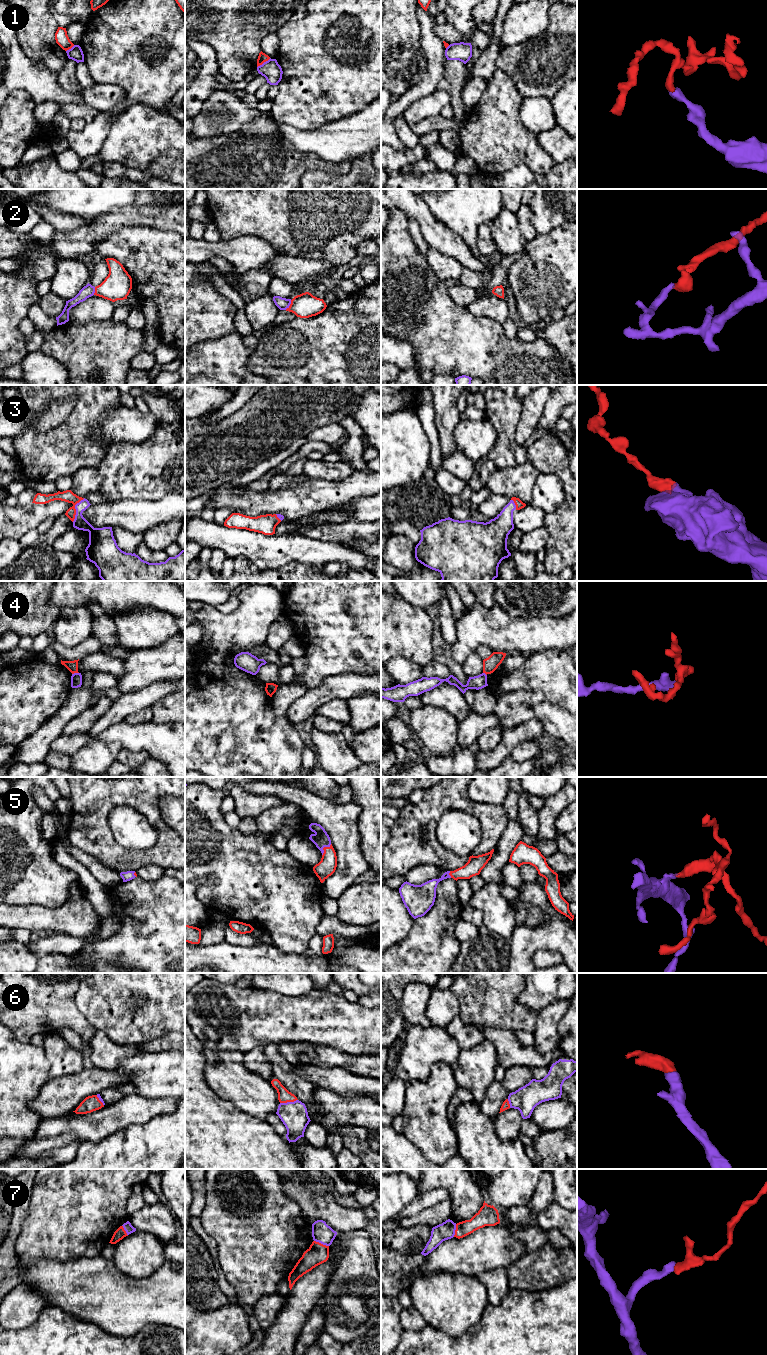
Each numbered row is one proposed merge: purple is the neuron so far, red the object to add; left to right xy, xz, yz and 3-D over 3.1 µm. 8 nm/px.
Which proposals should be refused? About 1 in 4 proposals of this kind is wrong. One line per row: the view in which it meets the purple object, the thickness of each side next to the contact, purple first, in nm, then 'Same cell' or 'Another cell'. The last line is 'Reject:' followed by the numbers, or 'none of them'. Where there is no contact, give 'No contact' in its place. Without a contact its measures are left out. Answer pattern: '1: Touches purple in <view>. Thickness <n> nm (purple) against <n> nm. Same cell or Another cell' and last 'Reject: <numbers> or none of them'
1: Touches purple in xz. Thickness 160 nm (purple) against 70 nm. Another cell
2: Touches purple in xz. Thickness 100 nm (purple) against 200 nm. Same cell
3: Touches purple in xy. Thickness 110 nm (purple) against 100 nm. Same cell
4: Touches purple in xy. Thickness 100 nm (purple) against 90 nm. Another cell
5: Touches purple in xz. Thickness 140 nm (purple) against 150 nm. Same cell
6: Touches purple in xz. Thickness 220 nm (purple) against 110 nm. Same cell
7: Touches purple in xz. Thickness 160 nm (purple) against 160 nm. Same cell
Reject: 1, 4

